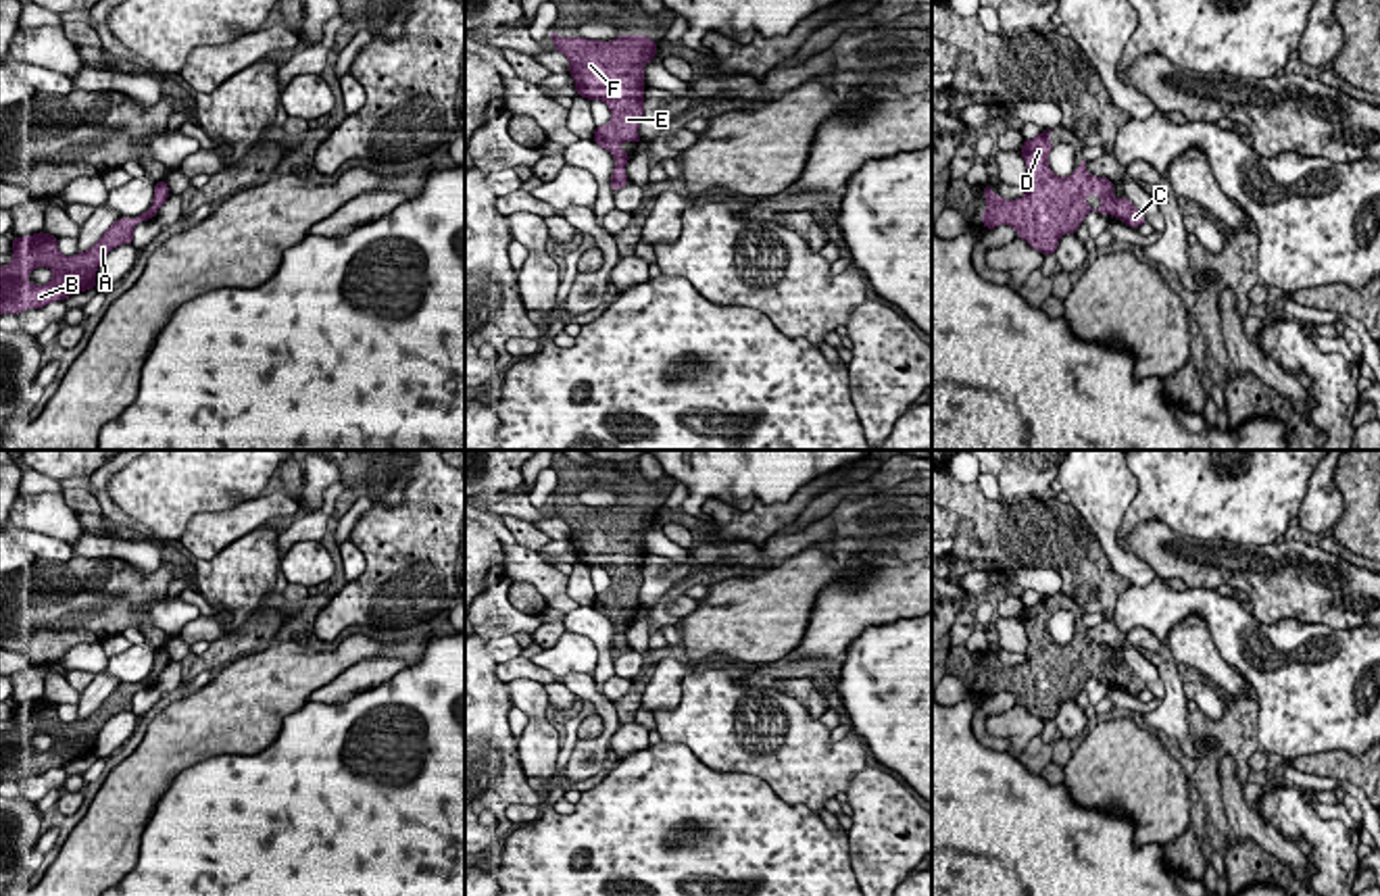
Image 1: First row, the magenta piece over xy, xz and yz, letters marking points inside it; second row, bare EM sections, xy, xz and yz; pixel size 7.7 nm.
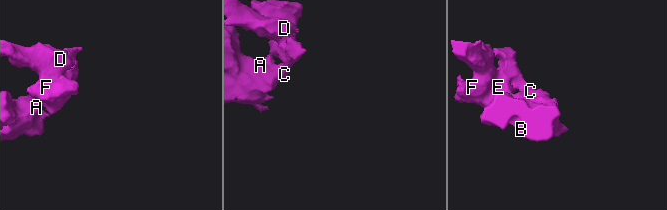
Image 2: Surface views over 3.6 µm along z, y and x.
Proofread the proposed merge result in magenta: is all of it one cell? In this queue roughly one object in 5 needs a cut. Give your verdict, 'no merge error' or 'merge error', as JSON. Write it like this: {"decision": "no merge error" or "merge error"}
{"decision": "no merge error"}

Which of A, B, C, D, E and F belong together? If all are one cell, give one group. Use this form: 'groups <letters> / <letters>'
groups A B C D E F

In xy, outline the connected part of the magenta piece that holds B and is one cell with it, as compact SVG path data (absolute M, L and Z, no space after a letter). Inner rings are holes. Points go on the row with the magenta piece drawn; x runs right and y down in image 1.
M156 181L152 206L146 213L135 219L121 217L92 248L75 256L65 256L58 250L58 240L46 231L23 238L15 235L13 260L0 267L0 315L42 308L71 294L96 288L96 271L104 256L121 244L131 244L133 227L154 219L169 196L167 181ZM38 267L52 271L52 279L46 285L27 281L29 273Z

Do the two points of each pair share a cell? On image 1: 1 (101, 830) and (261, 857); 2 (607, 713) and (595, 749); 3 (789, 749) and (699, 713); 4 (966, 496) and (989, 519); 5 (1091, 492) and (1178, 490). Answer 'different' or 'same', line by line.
1: different
2: same
3: same
4: same
5: different

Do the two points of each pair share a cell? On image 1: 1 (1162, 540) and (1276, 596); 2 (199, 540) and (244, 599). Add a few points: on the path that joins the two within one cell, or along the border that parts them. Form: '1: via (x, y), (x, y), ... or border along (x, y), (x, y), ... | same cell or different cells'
1: via (1191, 557), (1237, 565), (1247, 571) | same cell
2: border along (224, 549), (211, 559), (196, 561) | different cells

